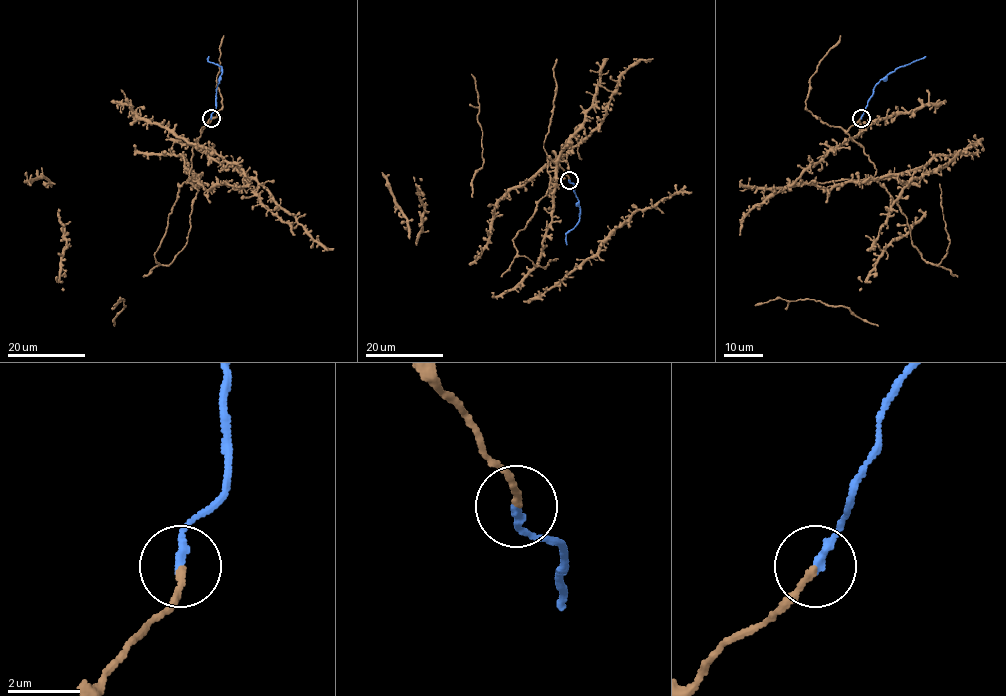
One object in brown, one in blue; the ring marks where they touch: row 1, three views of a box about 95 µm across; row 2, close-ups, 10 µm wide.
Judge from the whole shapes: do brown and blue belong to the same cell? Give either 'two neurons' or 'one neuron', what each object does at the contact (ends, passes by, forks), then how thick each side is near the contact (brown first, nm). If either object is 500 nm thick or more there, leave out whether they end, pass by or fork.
one neuron; brown ends there; blue ends there; 170 nm thick on the brown side, 240 nm on the other

